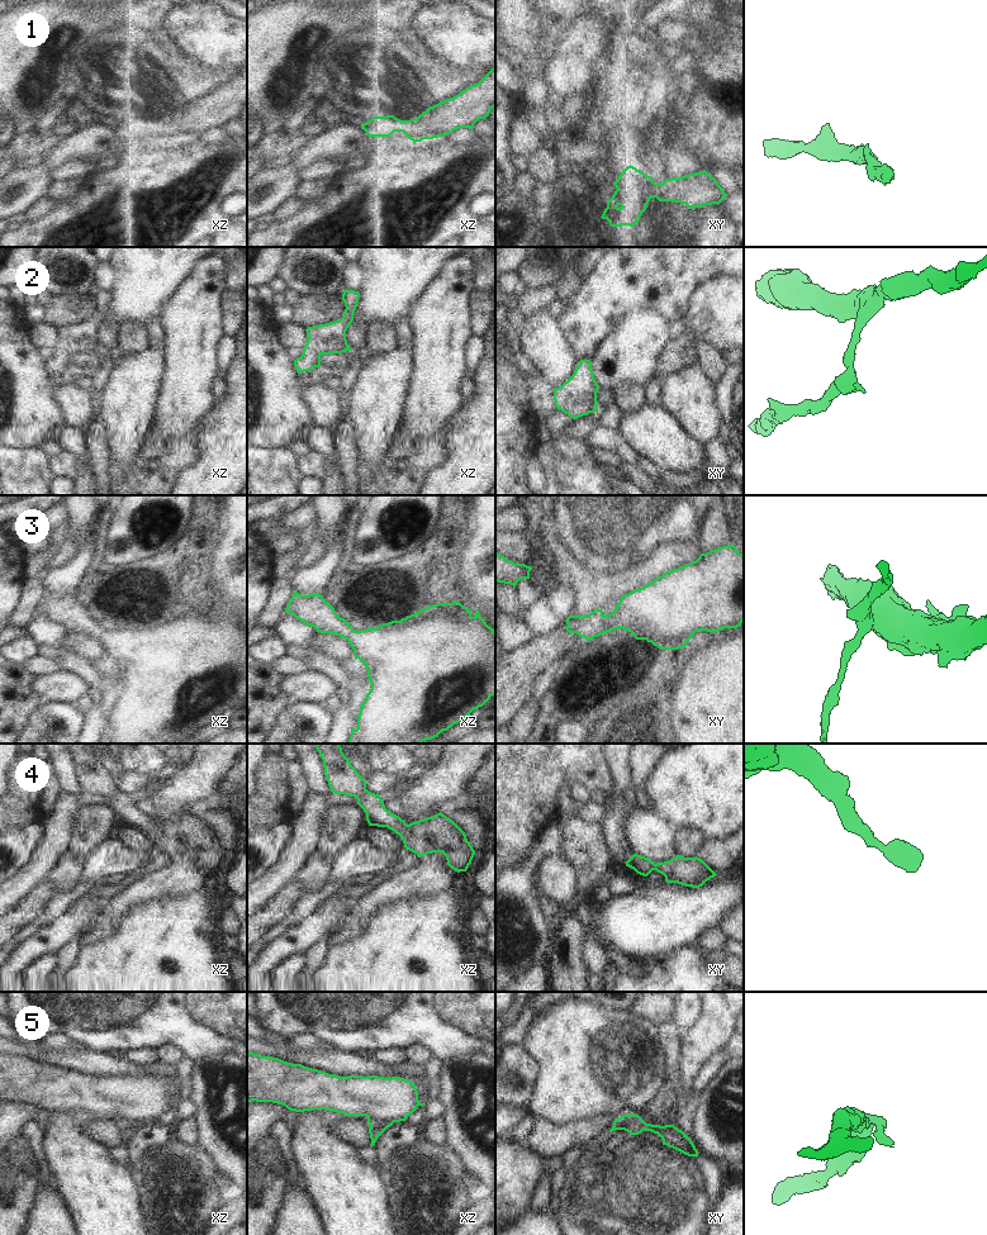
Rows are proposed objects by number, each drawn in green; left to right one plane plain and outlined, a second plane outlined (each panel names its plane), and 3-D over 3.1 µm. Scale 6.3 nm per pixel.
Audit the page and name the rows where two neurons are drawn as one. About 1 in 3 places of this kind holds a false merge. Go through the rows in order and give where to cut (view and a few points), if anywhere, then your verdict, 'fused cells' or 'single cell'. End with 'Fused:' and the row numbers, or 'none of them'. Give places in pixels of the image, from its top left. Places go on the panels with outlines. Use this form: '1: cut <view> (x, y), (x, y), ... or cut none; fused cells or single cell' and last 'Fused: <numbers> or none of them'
1: cut none; single cell
2: cut none; single cell
3: cut none; single cell
4: cut none; single cell
5: cut xy (644, 1121), (629, 1119), (612, 1130); fused cells
Fused: 5

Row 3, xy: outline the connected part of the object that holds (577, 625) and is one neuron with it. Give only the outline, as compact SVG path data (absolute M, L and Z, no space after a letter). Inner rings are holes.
M734 545L701 554L696 561L622 595L612 613L604 616L602 609L594 609L583 617L569 616L565 622L568 632L588 641L622 628L660 650L685 647L698 631L716 633L723 628L737 628L744 622L744 555Z

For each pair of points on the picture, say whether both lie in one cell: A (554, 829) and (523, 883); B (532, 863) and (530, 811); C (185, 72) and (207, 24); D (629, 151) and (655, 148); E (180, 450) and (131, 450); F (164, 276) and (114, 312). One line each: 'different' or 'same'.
A: same
B: different
C: different
D: different
E: different
F: same

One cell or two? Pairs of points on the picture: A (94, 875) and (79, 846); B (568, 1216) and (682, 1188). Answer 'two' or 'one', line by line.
A: two
B: one

